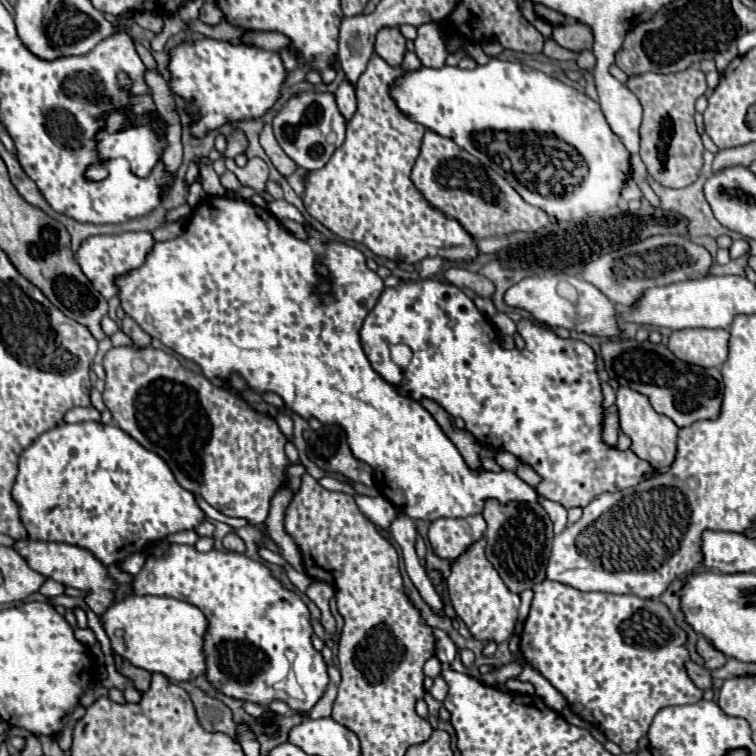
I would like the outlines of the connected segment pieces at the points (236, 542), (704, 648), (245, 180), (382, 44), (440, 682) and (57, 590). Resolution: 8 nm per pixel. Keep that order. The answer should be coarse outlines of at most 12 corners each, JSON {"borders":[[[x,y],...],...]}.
{"borders":[[[235,532],[223,538],[223,548],[243,554],[245,542]],[[703,636],[697,640],[697,654],[707,670],[717,670],[727,662]],[[231,158],[229,168],[243,186],[269,180],[269,168],[261,158],[251,158],[243,168]],[[399,28],[377,34],[375,52],[389,64],[401,66],[405,38]],[[441,676],[435,678],[429,694],[443,702],[447,696],[447,682]],[[47,578],[39,588],[43,596],[53,598],[65,594],[61,582]]]}

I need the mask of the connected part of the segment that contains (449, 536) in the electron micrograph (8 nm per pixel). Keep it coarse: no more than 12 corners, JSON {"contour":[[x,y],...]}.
{"contour":[[437,518],[433,552],[449,564],[479,542],[485,520]]}

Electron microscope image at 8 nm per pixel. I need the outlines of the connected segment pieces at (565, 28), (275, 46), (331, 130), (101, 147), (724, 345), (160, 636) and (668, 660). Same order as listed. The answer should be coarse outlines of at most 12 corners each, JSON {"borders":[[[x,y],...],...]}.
{"borders":[[[575,20],[553,26],[553,40],[571,50],[591,50],[591,30]],[[245,32],[243,44],[281,50],[291,40],[279,32]],[[303,92],[273,118],[285,154],[323,168],[345,140],[333,94]],[[131,104],[103,112],[95,134],[99,182],[125,158],[147,178],[167,148],[161,116],[131,114]],[[675,330],[669,350],[691,364],[719,368],[729,356],[729,332]],[[129,596],[101,614],[111,648],[175,682],[205,672],[203,612]],[[541,582],[525,660],[635,752],[693,704],[659,600]]]}

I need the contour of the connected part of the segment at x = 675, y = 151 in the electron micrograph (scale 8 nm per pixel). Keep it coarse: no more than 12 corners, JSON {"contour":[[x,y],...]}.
{"contour":[[639,74],[641,160],[661,186],[703,166],[695,100],[705,74]]}

